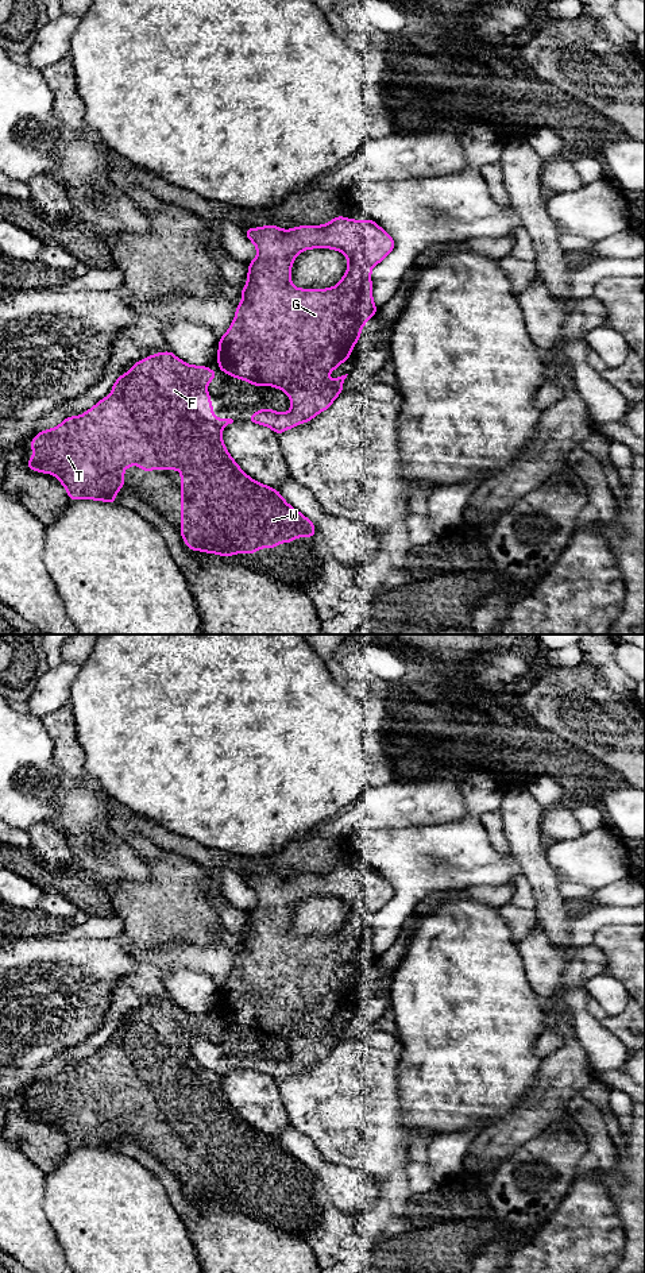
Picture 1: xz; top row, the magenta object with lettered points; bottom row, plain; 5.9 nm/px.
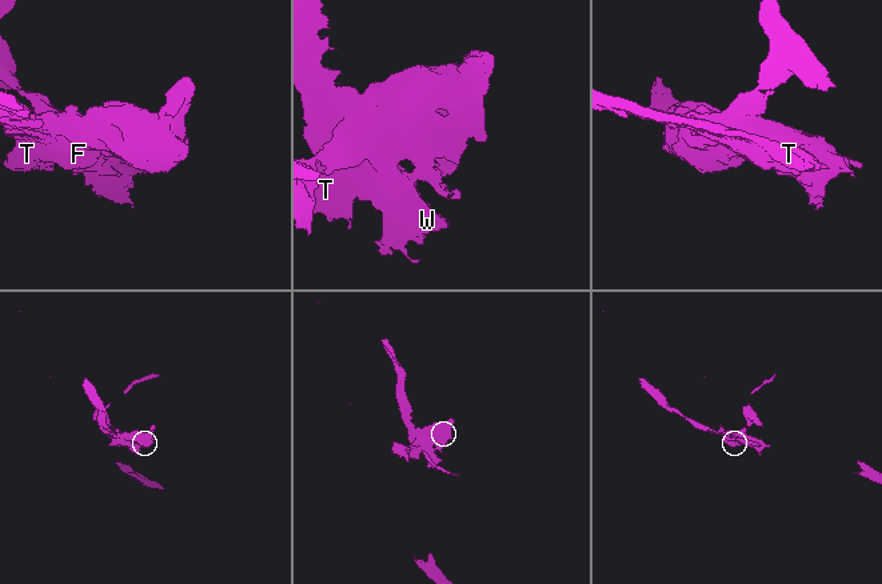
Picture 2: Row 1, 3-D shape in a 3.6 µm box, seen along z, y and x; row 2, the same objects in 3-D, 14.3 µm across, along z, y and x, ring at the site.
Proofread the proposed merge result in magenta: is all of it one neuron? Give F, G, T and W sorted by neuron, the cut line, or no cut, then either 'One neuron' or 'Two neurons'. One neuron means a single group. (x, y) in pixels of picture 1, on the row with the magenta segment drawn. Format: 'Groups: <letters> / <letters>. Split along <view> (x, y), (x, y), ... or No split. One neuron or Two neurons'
Groups: F T W / G. Split along xz (196, 386), (190, 397), (190, 405), (201, 417), (220, 428). Two neurons

